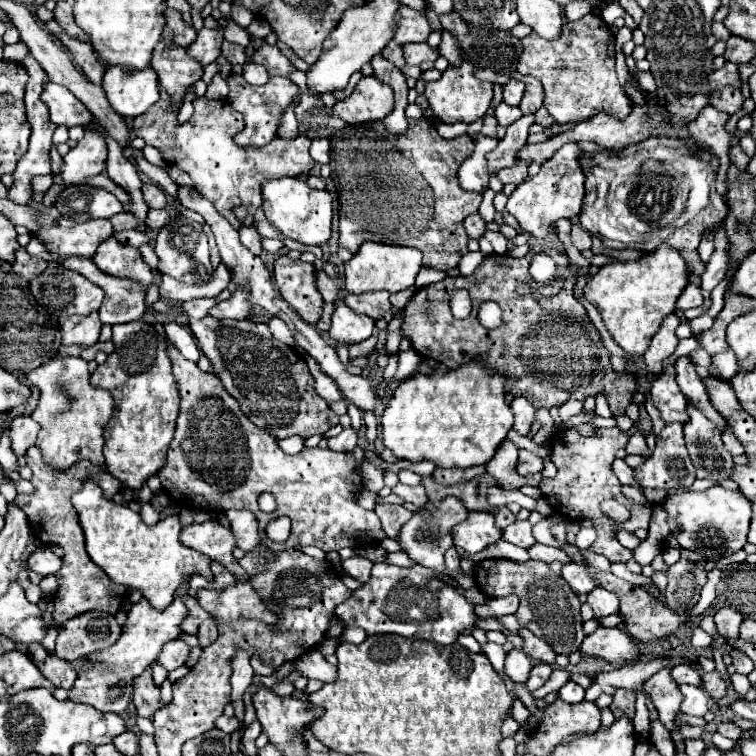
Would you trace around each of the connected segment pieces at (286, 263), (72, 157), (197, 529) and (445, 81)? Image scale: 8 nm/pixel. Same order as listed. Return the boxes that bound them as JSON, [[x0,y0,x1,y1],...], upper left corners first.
[[274,256,322,324],[58,134,106,186],[180,520,246,578],[426,60,492,124]]

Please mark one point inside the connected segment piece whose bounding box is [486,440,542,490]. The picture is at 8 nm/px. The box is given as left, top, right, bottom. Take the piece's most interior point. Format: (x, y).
(503, 466)

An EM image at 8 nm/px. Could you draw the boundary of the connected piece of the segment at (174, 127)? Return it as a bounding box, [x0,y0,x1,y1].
[132,86,314,228]

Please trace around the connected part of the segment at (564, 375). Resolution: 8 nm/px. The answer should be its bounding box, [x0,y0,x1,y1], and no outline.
[402,250,636,414]

